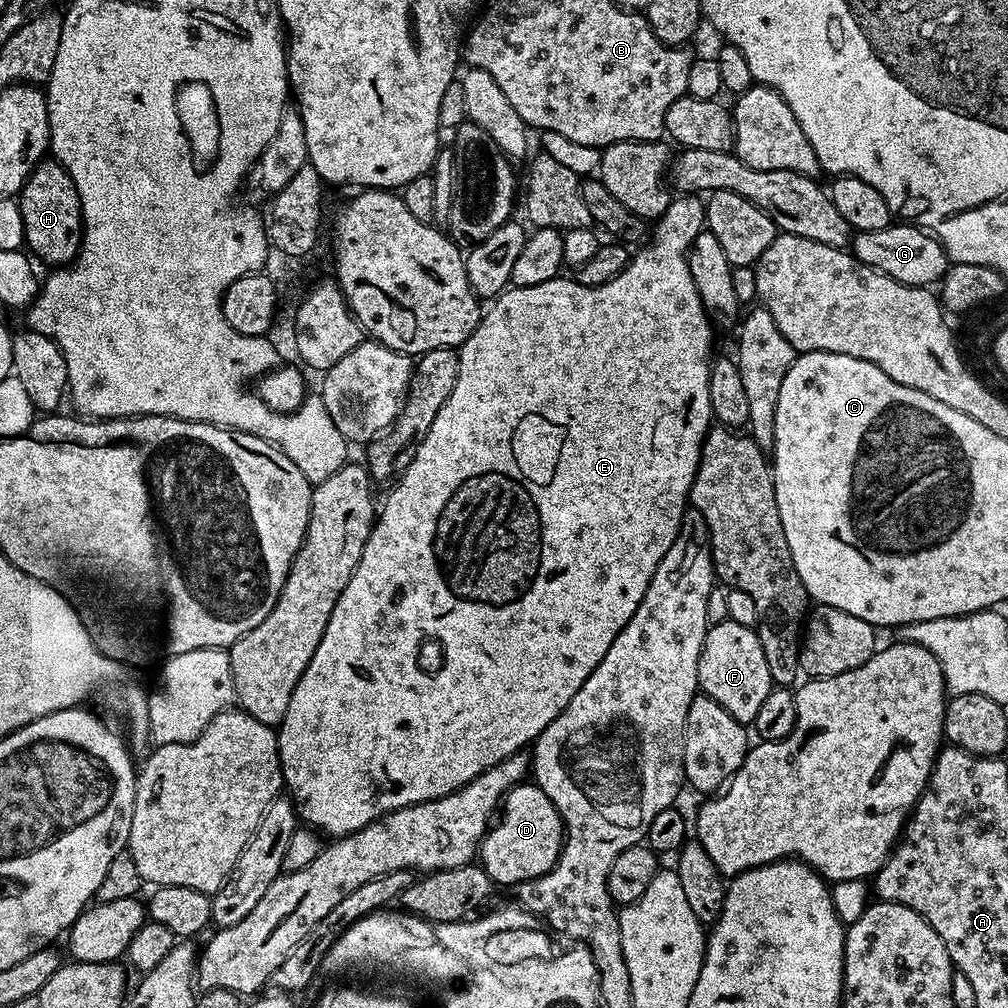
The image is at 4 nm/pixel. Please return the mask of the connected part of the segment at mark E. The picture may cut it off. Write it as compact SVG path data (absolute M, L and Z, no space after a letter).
M680 194L680 195L677 195L677 196L676 196L676 197L675 197L675 198L673 198L673 200L671 200L671 202L669 202L669 203L668 203L668 208L667 208L667 209L666 209L666 210L665 210L665 211L664 211L664 212L663 212L663 214L662 214L662 215L661 215L661 216L660 216L660 219L659 219L659 220L657 220L657 221L655 221L655 224L654 224L654 227L653 227L653 228L656 228L656 229L654 229L654 230L653 230L653 232L652 232L652 229L651 229L651 232L650 232L650 235L649 235L649 236L648 236L648 237L647 237L647 240L646 240L646 243L645 243L645 244L644 244L644 245L643 245L643 246L640 246L640 247L637 247L637 248L636 248L636 249L635 249L635 251L633 251L633 252L632 252L632 253L631 253L631 256L630 256L630 259L629 259L629 261L628 261L628 265L626 265L626 267L624 267L624 269L623 269L623 270L622 270L622 274L618 274L618 278L610 278L610 282L606 282L606 283L605 283L605 284L603 284L603 285L602 285L602 286L582 286L582 285L581 285L581 284L579 284L579 282L577 282L577 280L576 280L576 279L574 279L574 278L568 278L568 280L564 280L564 279L565 279L565 278L557 278L557 279L554 279L554 280L551 280L551 281L550 281L550 282L538 282L538 286L522 286L522 287L521 287L521 288L518 288L518 287L515 287L515 286L512 286L512 287L509 287L509 288L508 288L508 289L507 289L507 290L505 290L505 291L503 291L503 292L501 292L501 293L500 293L500 295L499 295L499 296L497 296L497 297L496 297L496 299L495 299L495 300L493 300L493 301L491 301L491 303L489 303L489 304L488 304L488 305L487 305L487 308L486 308L486 311L485 311L485 312L484 312L484 313L483 313L483 315L481 315L481 318L480 318L480 321L479 321L479 322L478 322L478 326L477 326L477 327L476 327L476 329L474 329L474 330L473 330L473 332L472 332L472 333L471 333L471 334L470 334L470 338L466 338L466 342L465 342L465 343L464 343L464 344L461 344L461 345L460 345L460 347L459 347L459 349L458 349L458 351L459 351L459 354L460 354L460 361L459 361L459 362L458 362L458 382L454 382L454 390L450 390L450 398L446 398L446 402L445 402L445 403L444 403L444 405L443 405L443 406L442 406L442 410L438 410L438 418L434 418L434 426L430 426L430 430L429 430L429 431L428 431L428 433L427 433L427 434L426 434L426 438L422 438L422 442L421 442L421 443L420 443L420 445L419 445L419 446L418 446L418 450L417 450L417 451L416 451L416 453L415 453L415 454L414 454L414 458L413 458L413 459L412 459L412 461L411 461L411 462L410 462L410 466L409 466L409 467L408 467L408 469L407 469L407 470L406 470L406 471L405 471L405 472L401 472L401 473L400 473L400 475L399 475L399 477L398 477L398 483L400 483L400 485L398 485L398 486L397 486L397 488L396 488L396 489L394 489L394 490L393 490L393 492L392 492L392 493L390 493L390 494L389 494L389 496L388 496L388 501L386 501L386 502L385 502L385 504L384 504L384 508L383 508L383 504L382 504L382 507L381 507L381 508L380 508L380 509L379 509L379 512L378 512L378 515L377 515L377 517L376 517L376 519L375 519L375 521L374 521L374 523L373 523L373 525L372 525L372 533L371 533L371 534L370 534L370 538L369 538L369 539L368 539L368 541L367 541L367 542L366 542L366 546L365 546L365 547L364 547L364 549L363 549L363 550L362 550L362 558L361 558L361 559L360 559L360 561L359 561L359 562L358 562L358 566L357 566L357 567L356 567L356 569L355 569L355 570L354 570L354 574L353 574L353 575L352 575L352 577L351 577L351 578L350 578L350 582L346 582L346 590L342 590L342 594L341 594L341 595L340 595L340 597L339 597L339 598L338 598L338 602L337 602L337 603L336 603L336 605L335 605L335 606L334 606L334 614L330 614L330 622L326 622L326 634L322 634L322 642L318 642L318 650L314 650L314 658L310 658L310 666L306 666L306 670L305 670L305 671L304 671L304 673L303 673L303 674L302 674L302 678L301 678L301 679L300 679L300 681L299 681L299 682L298 682L298 686L294 686L294 694L290 694L290 706L286 706L286 714L285 714L285 715L284 715L284 717L283 717L283 718L282 718L282 722L281 722L281 723L280 723L280 725L279 725L279 726L278 726L278 739L279 739L279 742L280 742L280 769L281 769L281 770L282 770L282 774L283 774L283 775L284 775L284 788L285 788L285 789L286 789L286 792L287 792L287 795L288 795L288 796L289 796L289 797L291 797L291 799L292 799L292 800L293 800L293 801L294 801L294 803L295 803L295 806L296 806L296 814L297 814L297 817L299 817L299 819L300 819L300 820L301 820L301 821L303 821L303 823L304 823L304 824L305 824L305 825L307 825L307 827L309 827L309 828L311 828L311 829L313 829L313 830L315 830L315 831L317 831L317 832L319 832L319 833L321 833L321 834L323 834L323 835L324 835L324 836L325 836L325 837L328 837L328 838L339 838L339 837L341 837L341 836L349 836L349 835L350 835L350 834L351 834L351 832L357 832L357 831L358 831L358 830L362 830L362 829L363 829L363 828L364 828L364 827L365 827L365 826L366 826L366 825L367 825L367 824L368 824L368 823L370 823L370 822L371 822L371 821L372 821L372 820L376 820L376 819L377 819L377 818L378 818L378 817L379 817L379 816L384 816L384 815L385 815L385 814L386 814L386 813L387 813L387 812L393 812L393 811L394 811L394 810L398 810L398 809L399 809L399 808L405 808L405 807L406 807L406 806L414 806L414 805L415 805L415 804L421 804L421 803L422 803L422 802L430 802L430 801L431 801L431 800L433 800L433 799L434 799L434 798L442 798L442 797L443 797L443 796L445 796L445 795L446 795L446 794L450 794L450 793L451 793L451 792L457 792L457 790L458 790L458 789L459 789L459 788L461 788L461 787L462 787L462 786L466 786L466 785L467 785L467 784L469 784L469 783L470 783L470 781L472 781L472 780L473 780L473 779L474 779L474 778L478 778L478 774L482 774L482 773L483 773L483 772L485 772L485 771L486 771L486 770L490 770L490 766L494 766L494 765L495 765L495 764L497 764L497 763L498 763L498 762L502 762L502 761L503 761L503 760L505 760L505 759L506 759L506 758L510 758L510 757L511 757L511 756L514 756L514 755L517 755L517 753L519 753L519 752L520 752L520 751L521 751L521 750L524 750L524 749L527 749L527 748L528 748L528 747L529 747L529 745L531 745L531 744L532 744L532 743L533 743L533 741L535 741L535 739L536 739L536 737L538 737L538 736L540 736L540 735L541 735L541 734L542 734L542 730L546 730L546 726L550 726L550 722L554 722L554 718L558 718L558 714L562 714L562 710L563 710L563 709L564 709L564 708L565 708L565 706L567 706L567 705L568 705L568 703L569 703L569 702L570 702L570 698L574 698L574 694L578 694L578 690L579 690L579 689L580 689L580 688L581 688L581 686L583 686L583 684L584 684L584 683L585 683L585 682L586 682L586 678L590 678L590 674L591 674L591 673L592 673L592 672L593 672L593 670L594 670L594 669L595 669L595 668L596 668L596 667L597 667L597 666L598 666L598 662L602 662L602 658L606 658L606 650L610 650L610 646L611 646L611 645L612 645L612 643L613 643L613 642L614 642L614 638L618 638L618 634L619 634L619 633L620 633L620 631L621 631L621 630L622 630L622 629L623 629L623 628L624 628L624 627L625 627L625 626L626 626L626 622L630 622L630 618L631 618L631 617L632 617L632 615L633 615L633 614L634 614L634 610L638 610L638 606L639 606L639 605L640 605L640 603L641 603L641 602L642 602L642 598L643 598L643 597L644 597L644 595L645 595L645 594L646 594L646 590L647 590L647 589L648 589L648 587L649 587L649 586L650 586L650 578L654 578L654 570L658 570L658 562L662 562L662 558L666 558L666 550L670 550L670 546L674 546L674 542L675 542L675 541L676 541L676 539L678 539L678 537L680 537L680 535L681 535L681 534L682 534L682 528L680 528L680 523L682 523L682 522L683 522L683 520L684 520L684 507L685 507L685 508L686 508L686 509L687 509L687 508L688 508L688 507L689 507L689 504L690 504L690 497L691 497L691 494L692 494L692 483L693 483L693 482L694 482L694 478L695 478L695 477L696 477L696 471L697 471L697 470L698 470L698 466L699 466L699 465L700 465L700 455L701 455L701 454L702 454L702 450L703 450L703 449L704 449L704 439L706 439L706 438L707 438L707 436L708 436L708 430L709 430L709 428L711 428L711 427L713 427L713 424L714 424L714 417L713 417L713 415L712 415L712 407L711 407L711 406L710 406L710 370L711 370L711 369L712 369L712 361L713 361L713 359L714 359L714 351L713 351L713 352L712 352L712 332L713 332L713 333L714 333L714 325L713 325L713 323L712 323L712 321L711 321L711 319L710 319L710 317L709 317L709 314L708 314L708 309L707 309L707 308L705 308L705 307L704 307L704 303L703 303L703 302L702 302L702 298L701 298L701 297L700 297L700 295L699 295L699 294L698 294L698 290L697 290L697 289L696 289L696 287L695 287L695 286L694 286L694 278L690 278L690 266L689 266L689 265L688 265L688 248L689 248L689 247L690 247L690 245L691 245L691 244L692 244L692 243L693 243L693 242L694 242L694 238L698 238L698 234L699 234L699 233L700 233L700 232L703 232L703 231L705 231L705 228L706 228L706 204L705 204L705 201L704 201L704 200L703 200L703 199L701 199L701 197L700 197L700 196L699 196L699 195L696 195L696 194Z

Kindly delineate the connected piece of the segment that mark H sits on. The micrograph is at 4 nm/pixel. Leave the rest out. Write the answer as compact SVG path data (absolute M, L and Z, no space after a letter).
M55 158L41 160L30 174L30 178L26 178L22 190L18 193L18 203L22 210L27 251L37 261L40 259L48 264L56 264L52 266L71 264L80 253L80 240L84 236L84 219L80 217L78 190L64 165Z

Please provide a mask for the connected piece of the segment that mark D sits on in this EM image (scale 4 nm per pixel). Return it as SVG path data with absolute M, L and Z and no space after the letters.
M521 782L512 785L510 791L504 795L498 819L489 827L480 844L478 860L486 870L486 874L490 874L493 885L515 886L521 884L523 880L533 880L539 876L545 876L558 862L563 849L564 819L558 814L554 802L550 802L550 798L546 798L544 791L535 782Z

